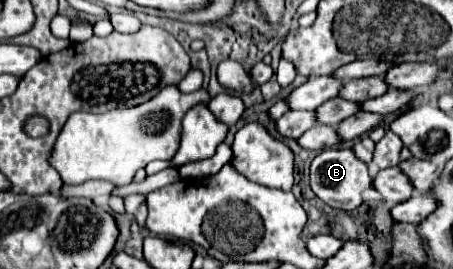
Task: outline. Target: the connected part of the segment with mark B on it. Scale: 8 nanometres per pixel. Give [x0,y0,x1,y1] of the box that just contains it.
[310,147,372,211]

